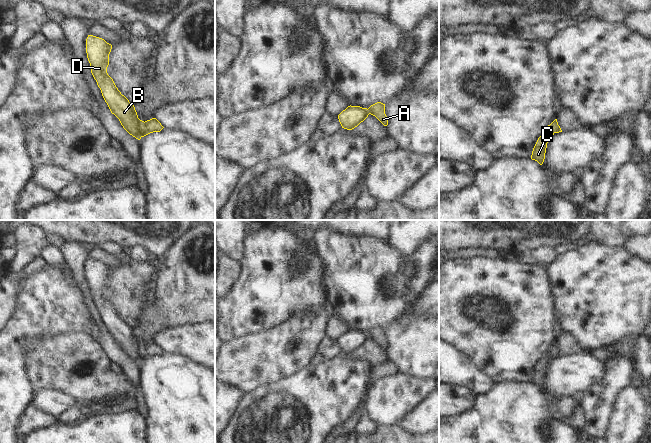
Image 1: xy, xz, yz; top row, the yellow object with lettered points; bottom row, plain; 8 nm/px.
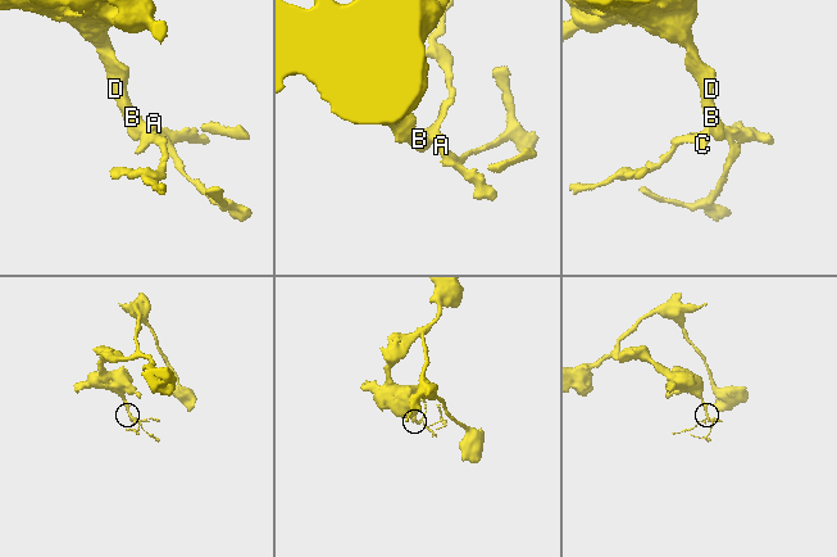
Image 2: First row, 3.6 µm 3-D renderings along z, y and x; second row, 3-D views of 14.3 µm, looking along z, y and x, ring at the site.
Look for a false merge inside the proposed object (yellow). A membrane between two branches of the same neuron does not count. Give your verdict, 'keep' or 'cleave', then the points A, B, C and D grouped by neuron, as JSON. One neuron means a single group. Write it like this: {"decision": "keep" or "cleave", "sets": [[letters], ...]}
{"decision": "cleave", "sets": [["A", "C"], ["B", "D"]]}

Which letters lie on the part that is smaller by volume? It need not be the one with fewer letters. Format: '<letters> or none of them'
A, C

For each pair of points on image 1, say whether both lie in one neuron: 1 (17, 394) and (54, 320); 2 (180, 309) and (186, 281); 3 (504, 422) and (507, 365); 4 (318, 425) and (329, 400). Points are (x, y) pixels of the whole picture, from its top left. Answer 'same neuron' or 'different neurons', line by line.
1: same neuron
2: same neuron
3: different neurons
4: same neuron

